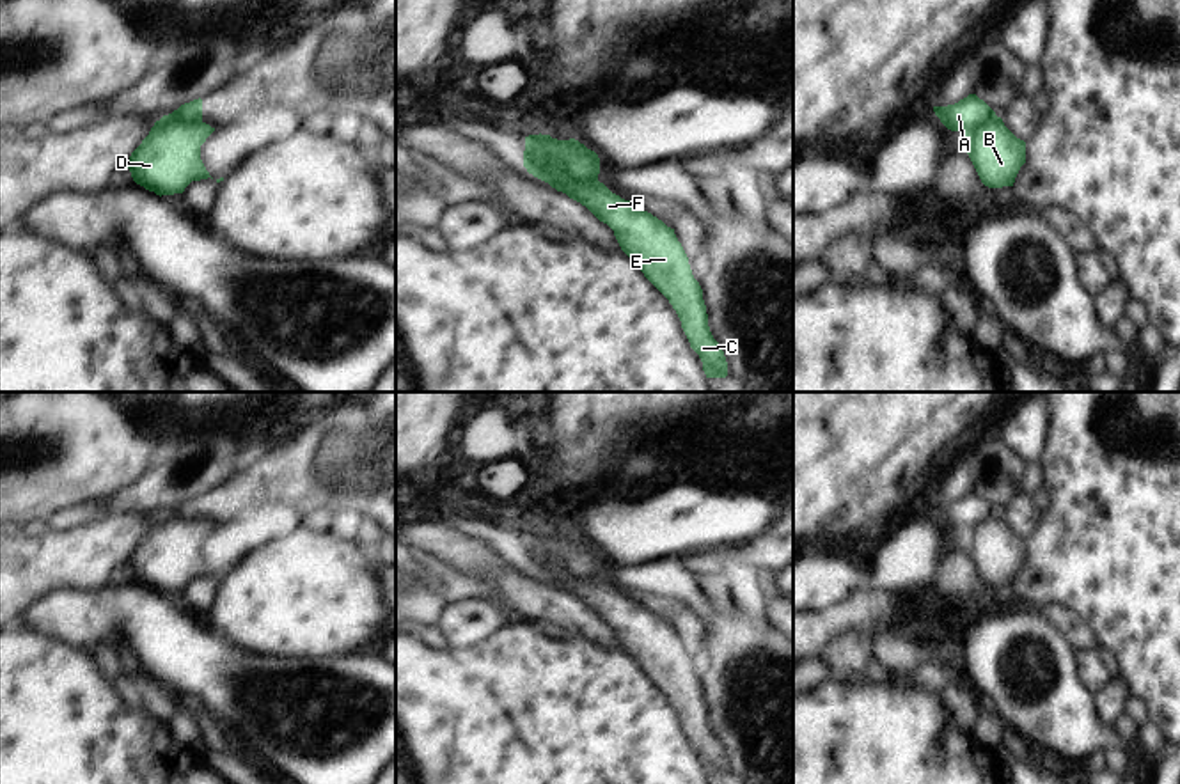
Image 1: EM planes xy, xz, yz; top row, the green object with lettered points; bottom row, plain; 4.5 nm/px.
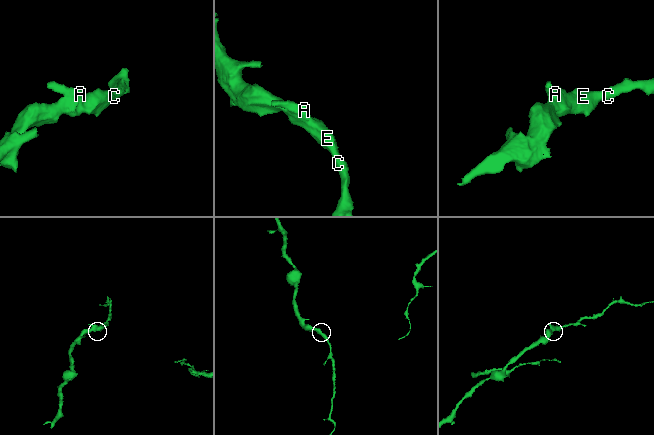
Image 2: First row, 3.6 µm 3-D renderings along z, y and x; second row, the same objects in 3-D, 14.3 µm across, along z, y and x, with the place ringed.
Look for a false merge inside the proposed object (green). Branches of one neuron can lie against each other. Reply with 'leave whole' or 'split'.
split

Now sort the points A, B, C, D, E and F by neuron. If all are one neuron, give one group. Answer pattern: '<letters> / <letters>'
A / B C D E F

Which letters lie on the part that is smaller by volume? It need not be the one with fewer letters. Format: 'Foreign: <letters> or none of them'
Foreign: A

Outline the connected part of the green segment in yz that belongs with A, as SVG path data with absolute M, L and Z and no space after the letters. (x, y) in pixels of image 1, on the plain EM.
M969 491L955 502L933 504L933 509L951 529L974 529L979 521L997 514L976 491Z

